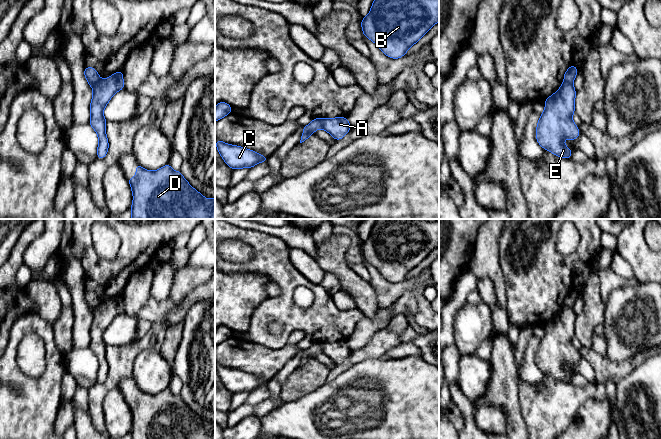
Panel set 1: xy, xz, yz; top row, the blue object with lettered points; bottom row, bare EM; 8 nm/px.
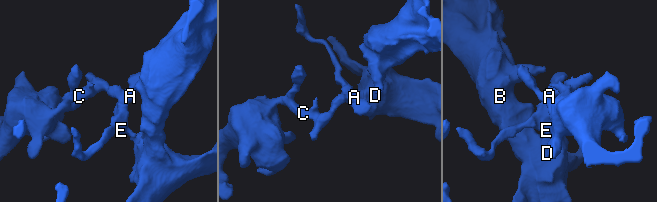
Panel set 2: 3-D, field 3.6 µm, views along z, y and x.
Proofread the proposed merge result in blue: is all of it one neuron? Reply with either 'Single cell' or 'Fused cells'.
Fused cells

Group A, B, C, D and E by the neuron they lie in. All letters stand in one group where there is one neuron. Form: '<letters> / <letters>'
A B D E / C

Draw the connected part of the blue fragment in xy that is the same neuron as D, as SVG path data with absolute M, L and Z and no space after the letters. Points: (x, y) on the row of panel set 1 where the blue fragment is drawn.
M169 163L155 171L137 164L135 170L136 176L128 178L133 194L131 219L215 219L215 198L202 196Z

